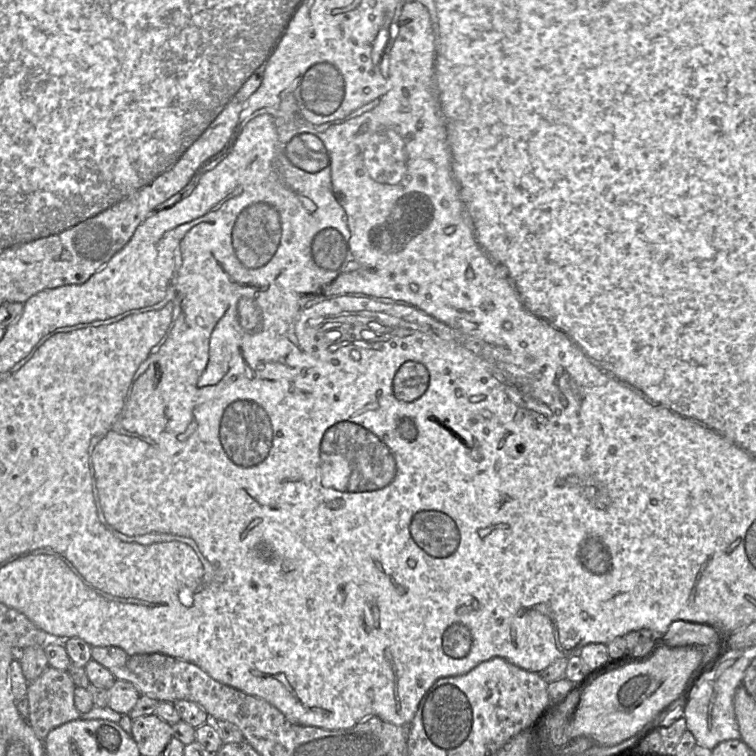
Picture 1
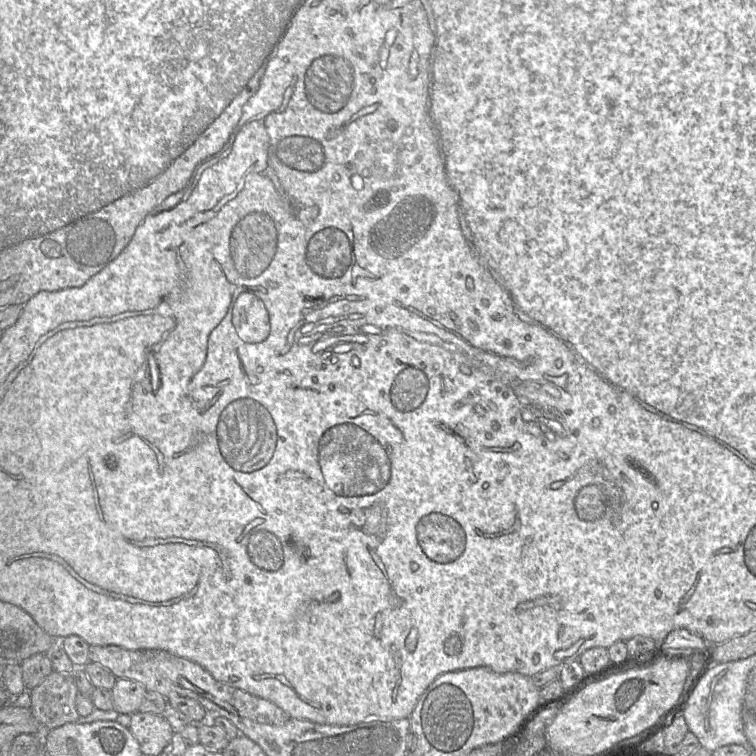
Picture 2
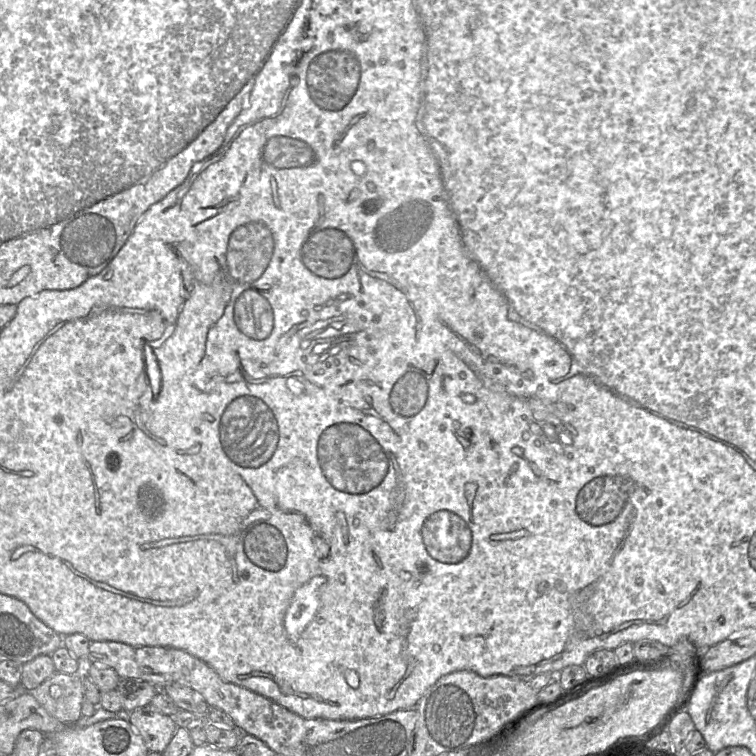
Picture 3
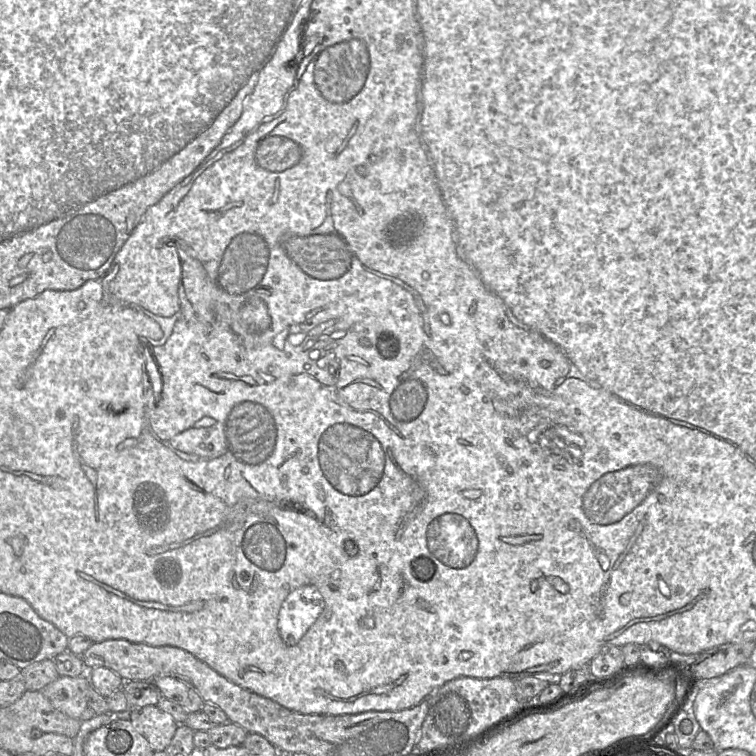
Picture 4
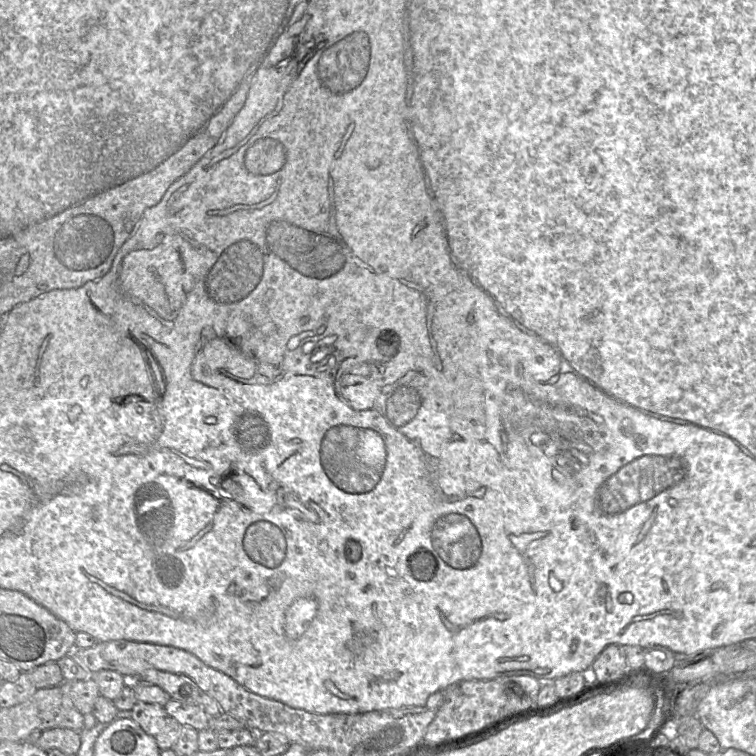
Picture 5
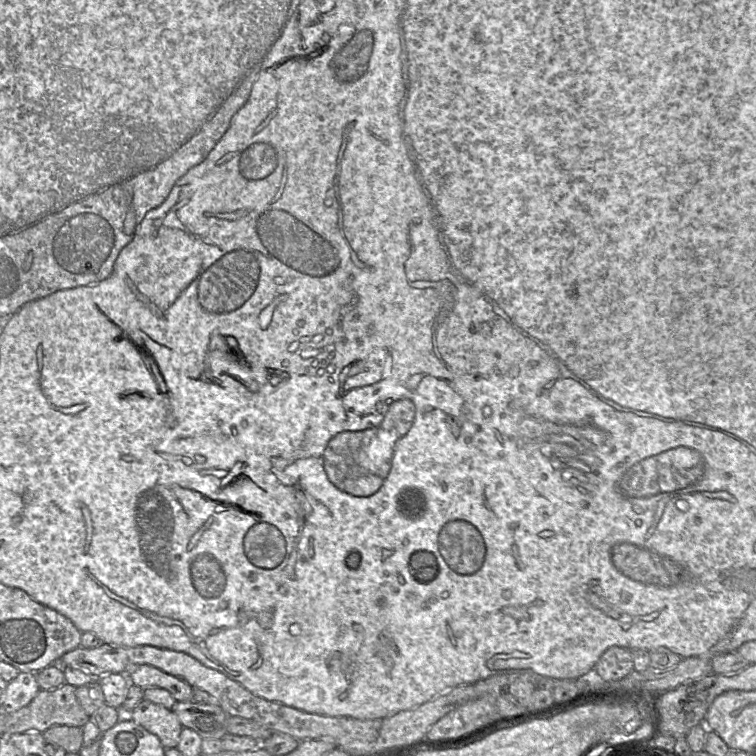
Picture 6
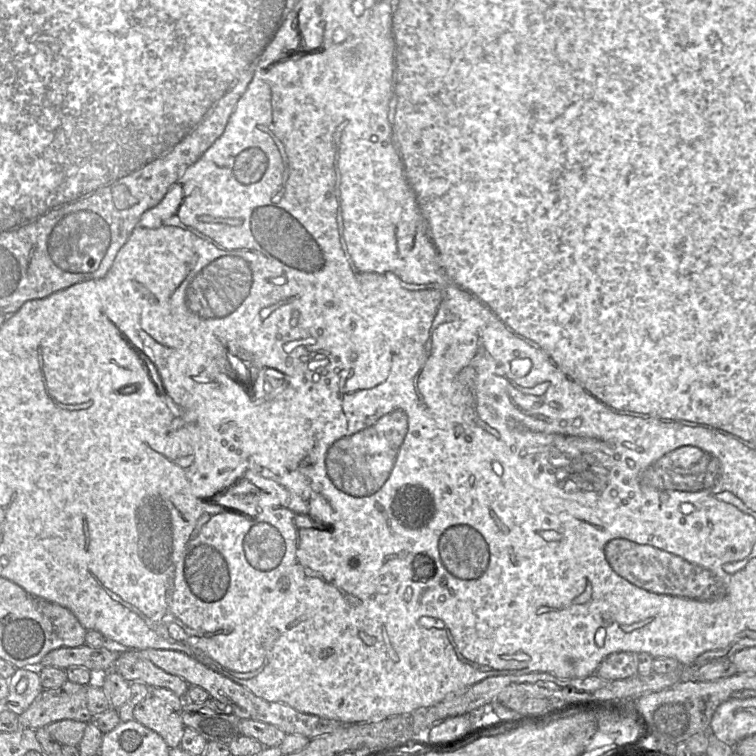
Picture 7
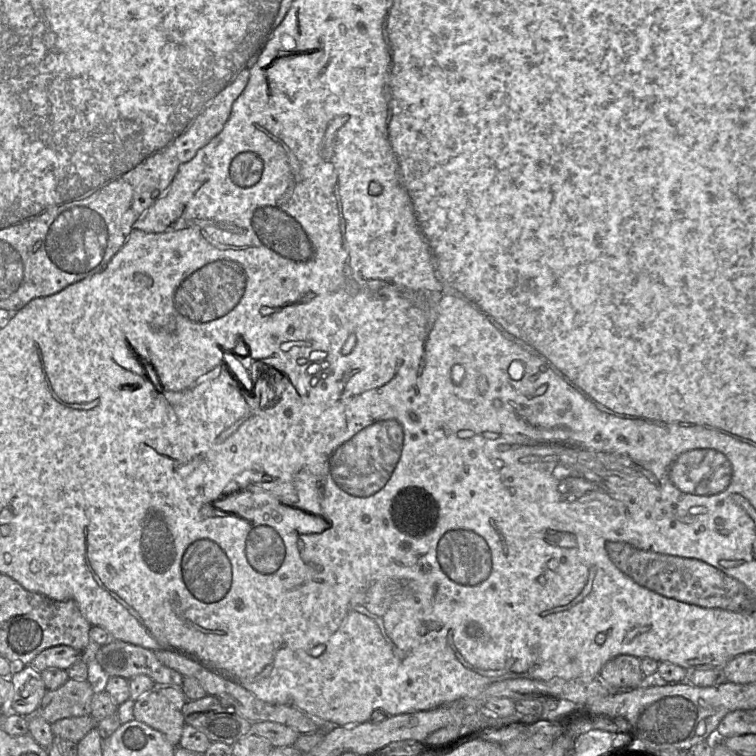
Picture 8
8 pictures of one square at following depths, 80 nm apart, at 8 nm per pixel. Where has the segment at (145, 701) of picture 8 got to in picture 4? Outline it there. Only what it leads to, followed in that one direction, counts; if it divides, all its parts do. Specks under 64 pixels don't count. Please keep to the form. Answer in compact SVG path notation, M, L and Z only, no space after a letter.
M156 705L131 708L129 720L156 752L166 749L179 725L170 714Z

